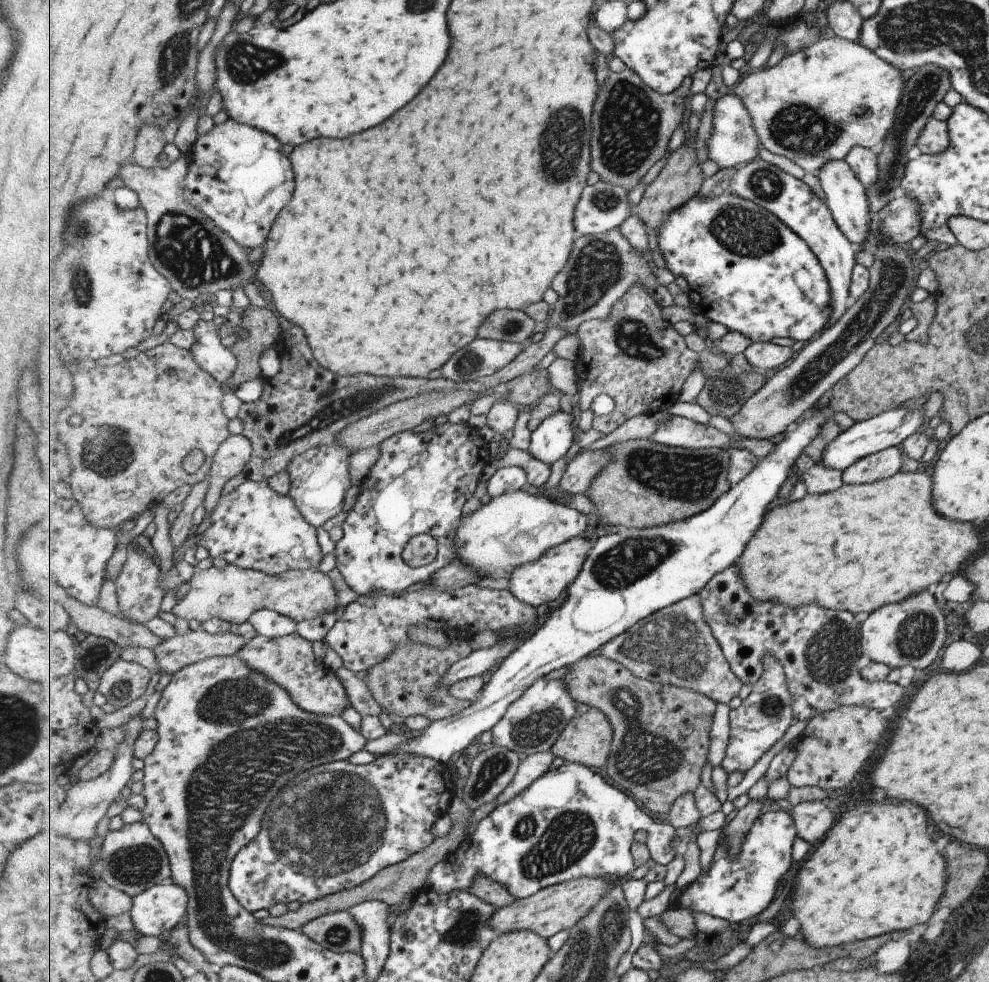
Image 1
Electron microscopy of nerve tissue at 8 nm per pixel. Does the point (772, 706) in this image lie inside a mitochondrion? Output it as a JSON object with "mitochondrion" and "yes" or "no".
{"mitochondrion":"yes"}

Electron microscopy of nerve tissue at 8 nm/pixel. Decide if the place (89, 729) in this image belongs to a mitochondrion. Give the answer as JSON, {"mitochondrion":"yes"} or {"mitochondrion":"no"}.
{"mitochondrion":"no"}

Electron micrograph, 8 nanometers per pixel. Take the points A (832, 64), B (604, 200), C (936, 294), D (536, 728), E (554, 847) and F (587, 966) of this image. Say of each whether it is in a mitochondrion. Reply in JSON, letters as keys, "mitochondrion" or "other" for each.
{"A":"other","B":"mitochondrion","C":"other","D":"mitochondrion","E":"mitochondrion","F":"mitochondrion"}

